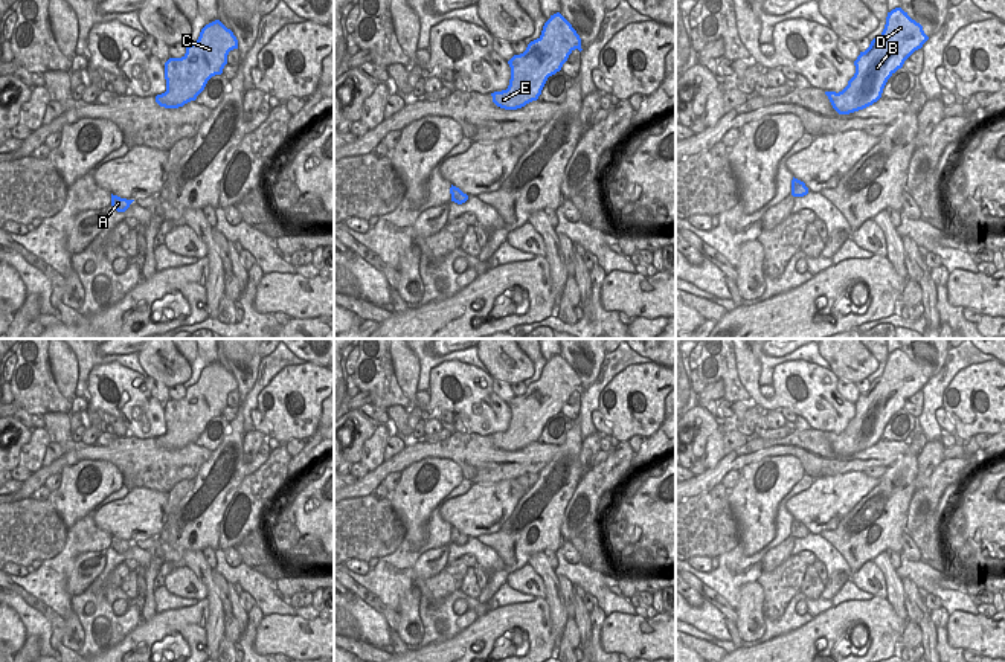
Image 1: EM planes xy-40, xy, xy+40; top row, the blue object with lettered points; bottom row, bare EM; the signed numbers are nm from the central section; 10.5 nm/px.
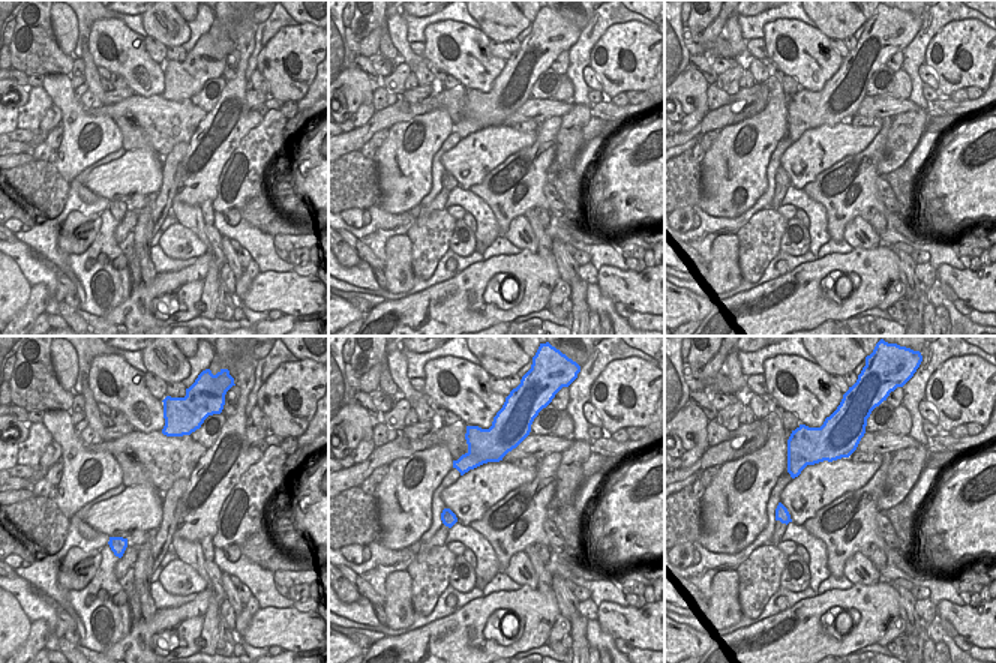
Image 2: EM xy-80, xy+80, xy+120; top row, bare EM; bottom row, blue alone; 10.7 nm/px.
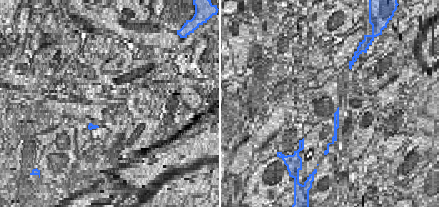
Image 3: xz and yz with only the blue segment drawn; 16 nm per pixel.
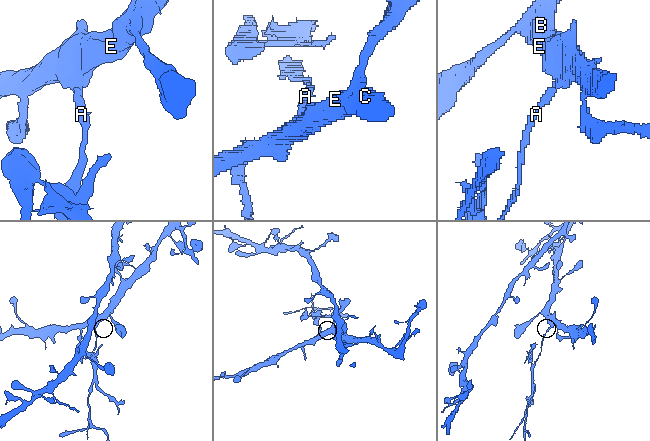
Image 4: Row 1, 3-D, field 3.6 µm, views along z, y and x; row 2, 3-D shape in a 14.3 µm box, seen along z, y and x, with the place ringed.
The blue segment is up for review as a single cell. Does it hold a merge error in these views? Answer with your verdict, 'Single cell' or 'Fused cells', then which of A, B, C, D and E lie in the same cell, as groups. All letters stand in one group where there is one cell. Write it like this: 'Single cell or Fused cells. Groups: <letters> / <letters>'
Fused cells. Groups: A / B C D E.

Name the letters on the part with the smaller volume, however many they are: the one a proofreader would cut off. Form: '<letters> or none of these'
A.

